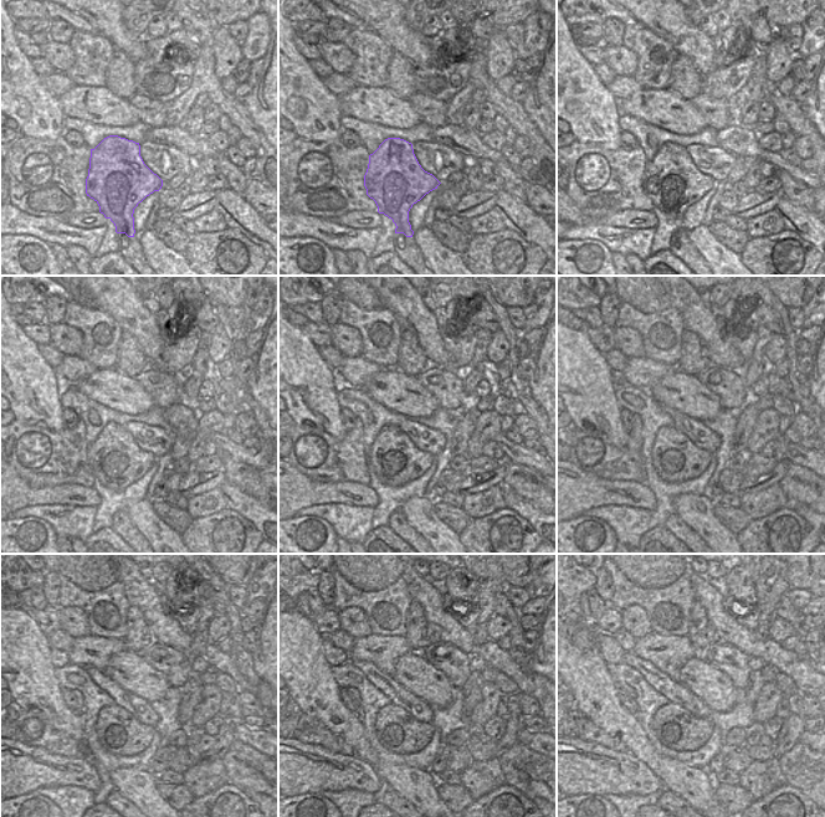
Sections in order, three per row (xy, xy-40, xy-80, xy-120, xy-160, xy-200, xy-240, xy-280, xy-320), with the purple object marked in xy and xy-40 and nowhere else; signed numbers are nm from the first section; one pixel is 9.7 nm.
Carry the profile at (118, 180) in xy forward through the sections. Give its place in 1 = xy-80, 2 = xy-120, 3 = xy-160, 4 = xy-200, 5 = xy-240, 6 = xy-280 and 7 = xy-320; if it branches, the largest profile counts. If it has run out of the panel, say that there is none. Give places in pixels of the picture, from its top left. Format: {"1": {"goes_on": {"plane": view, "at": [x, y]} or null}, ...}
{"1": {"goes_on": {"plane": "xy-80", "at": [671, 180]}}, "2": {"goes_on": {"plane": "xy-120", "at": [116, 461]}}, "3": {"goes_on": {"plane": "xy-160", "at": [395, 460]}}, "4": {"goes_on": {"plane": "xy-200", "at": [675, 458]}}, "5": {"goes_on": {"plane": "xy-240", "at": [119, 733]}}, "6": {"goes_on": {"plane": "xy-280", "at": [396, 730]}}, "7": {"goes_on": {"plane": "xy-320", "at": [676, 728]}}}

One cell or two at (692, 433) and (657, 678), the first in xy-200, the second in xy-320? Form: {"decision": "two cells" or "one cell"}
{"decision": "one cell"}

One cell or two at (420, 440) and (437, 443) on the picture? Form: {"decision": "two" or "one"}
{"decision": "one"}

